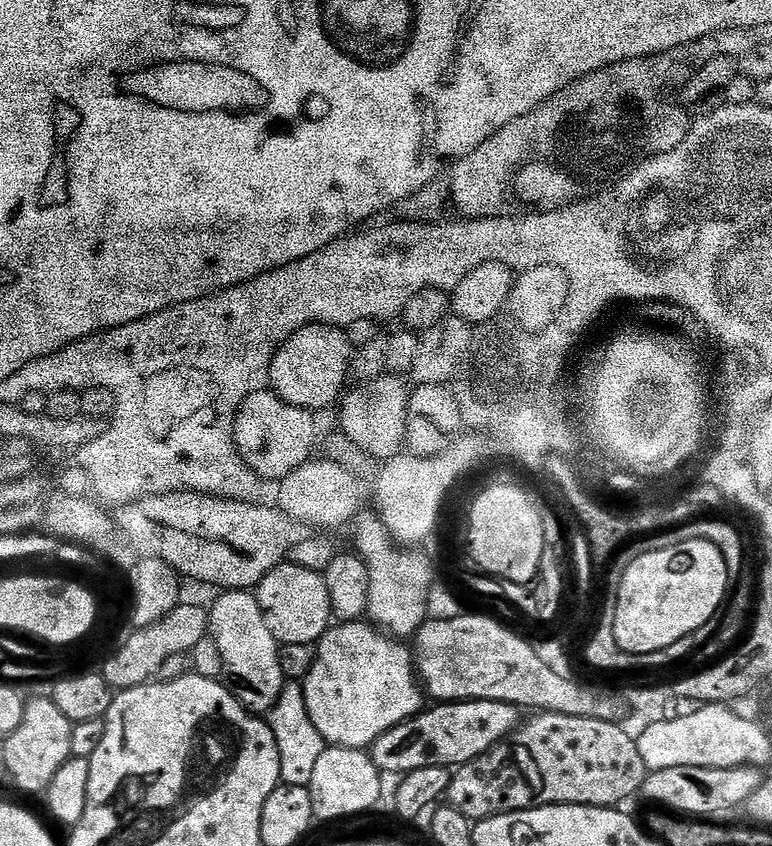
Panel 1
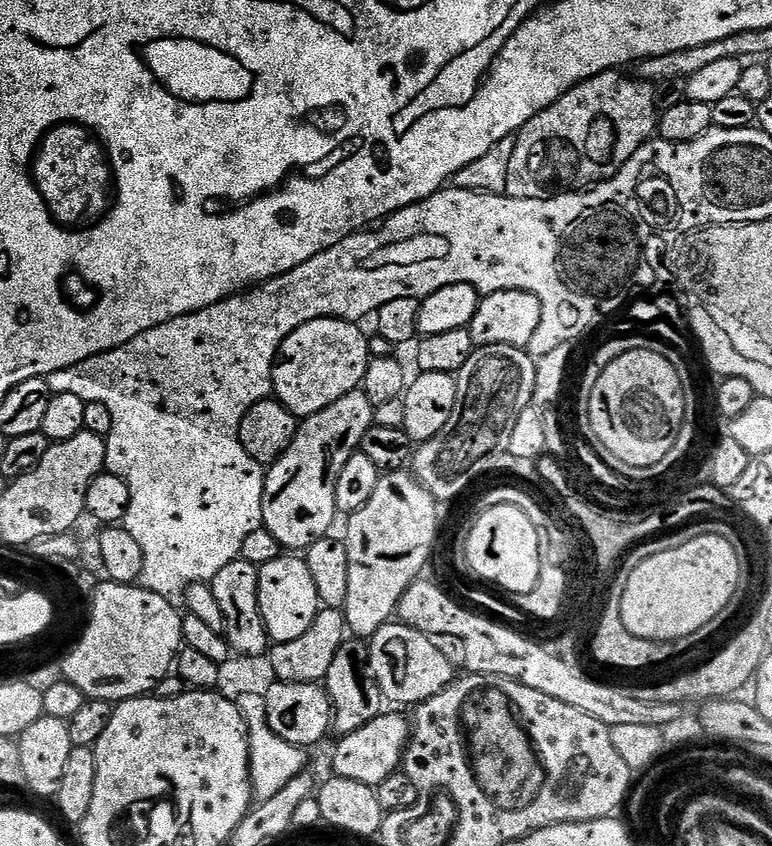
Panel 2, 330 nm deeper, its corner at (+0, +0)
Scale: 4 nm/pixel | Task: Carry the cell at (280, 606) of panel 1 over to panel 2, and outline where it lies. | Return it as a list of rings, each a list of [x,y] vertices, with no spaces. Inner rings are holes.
[[[281,554],[274,562],[259,565],[258,606],[272,644],[294,642],[299,638],[322,607],[318,590],[314,586],[314,577],[303,558],[296,554]]]

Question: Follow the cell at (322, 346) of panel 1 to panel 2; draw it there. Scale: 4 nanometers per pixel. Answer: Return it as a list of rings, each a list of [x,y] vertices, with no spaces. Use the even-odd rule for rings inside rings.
[[[322,318],[298,326],[285,338],[272,365],[272,391],[275,399],[298,418],[326,410],[338,398],[357,391],[363,385],[370,353],[368,336],[359,323]]]

